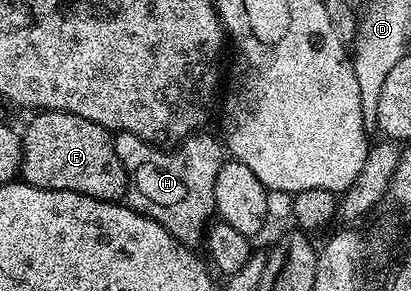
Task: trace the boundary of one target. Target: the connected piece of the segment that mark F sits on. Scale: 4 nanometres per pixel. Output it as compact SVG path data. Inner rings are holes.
M43 111L38 115L22 136L22 170L21 178L33 187L50 189L51 191L75 191L100 201L119 202L126 193L126 170L114 148L114 135L105 127L96 125L96 121L88 121L84 117L76 117L67 111Z

